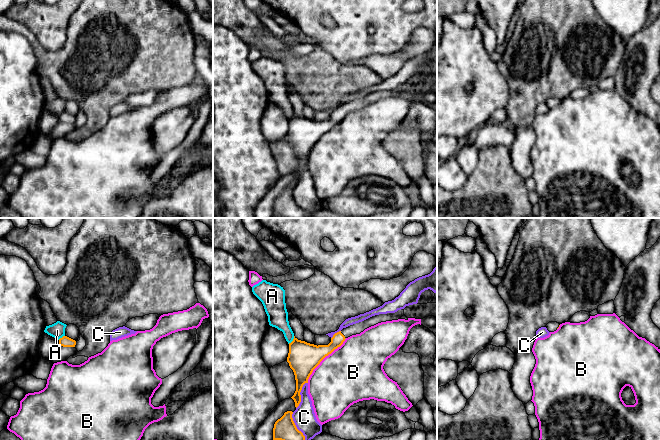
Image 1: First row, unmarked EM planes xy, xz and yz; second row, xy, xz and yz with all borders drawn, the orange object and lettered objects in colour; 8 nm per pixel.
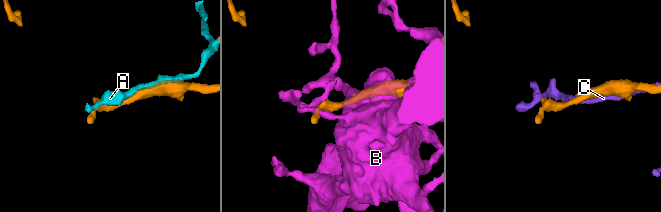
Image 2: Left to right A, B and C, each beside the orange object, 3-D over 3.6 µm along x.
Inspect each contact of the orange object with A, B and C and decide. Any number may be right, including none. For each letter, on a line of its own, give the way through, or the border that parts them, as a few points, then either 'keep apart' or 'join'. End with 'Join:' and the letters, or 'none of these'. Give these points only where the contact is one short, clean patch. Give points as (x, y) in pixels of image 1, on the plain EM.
A: keep apart
B: keep apart
C: keep apart
Join: none of these

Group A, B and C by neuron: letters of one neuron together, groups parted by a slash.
A / B / C

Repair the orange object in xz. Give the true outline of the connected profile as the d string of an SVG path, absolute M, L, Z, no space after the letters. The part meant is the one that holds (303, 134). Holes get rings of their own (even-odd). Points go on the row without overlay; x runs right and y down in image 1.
M404 85L398 86L395 89L379 90L372 92L362 98L350 101L343 104L341 107L335 109L328 121L314 121L305 117L298 116L295 112L291 119L289 119L289 129L287 138L293 146L296 156L296 167L291 173L295 178L297 184L301 178L300 168L313 146L320 140L320 138L335 125L340 123L346 114L360 110L365 105L374 102L381 98L398 96L404 91Z

